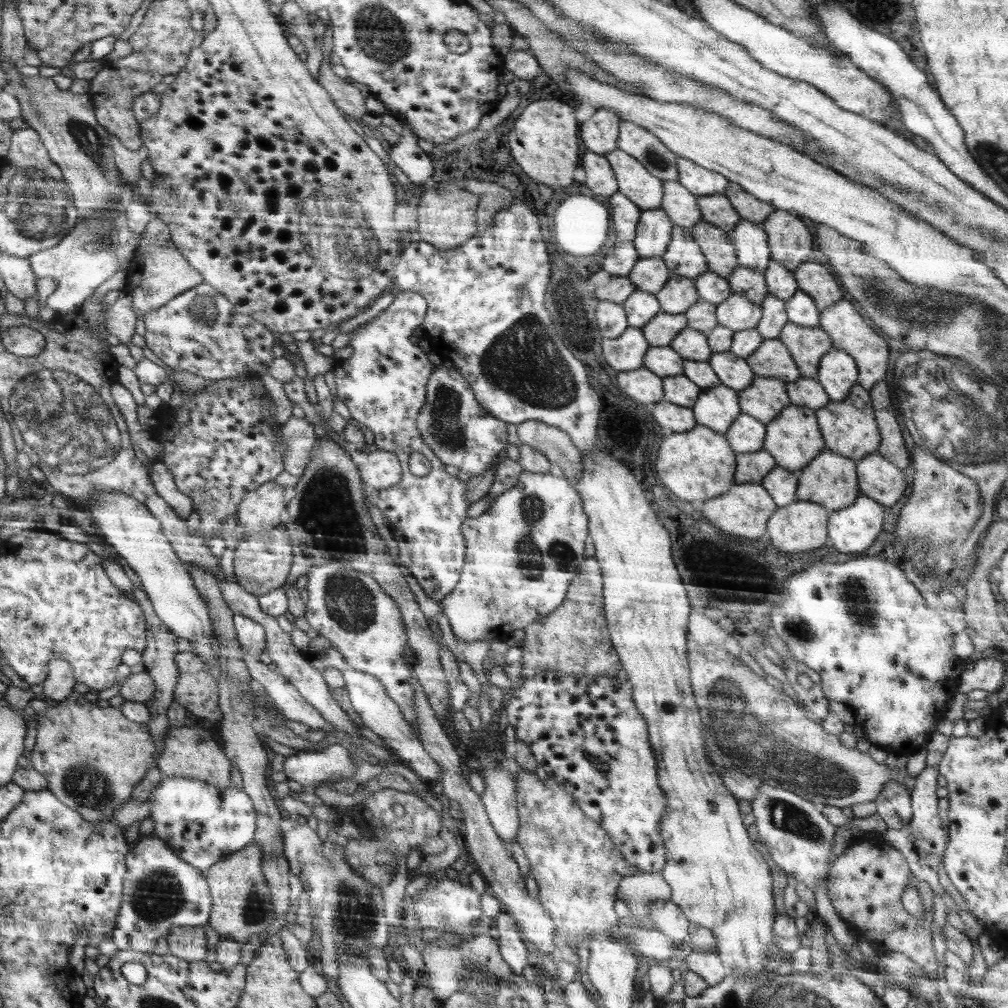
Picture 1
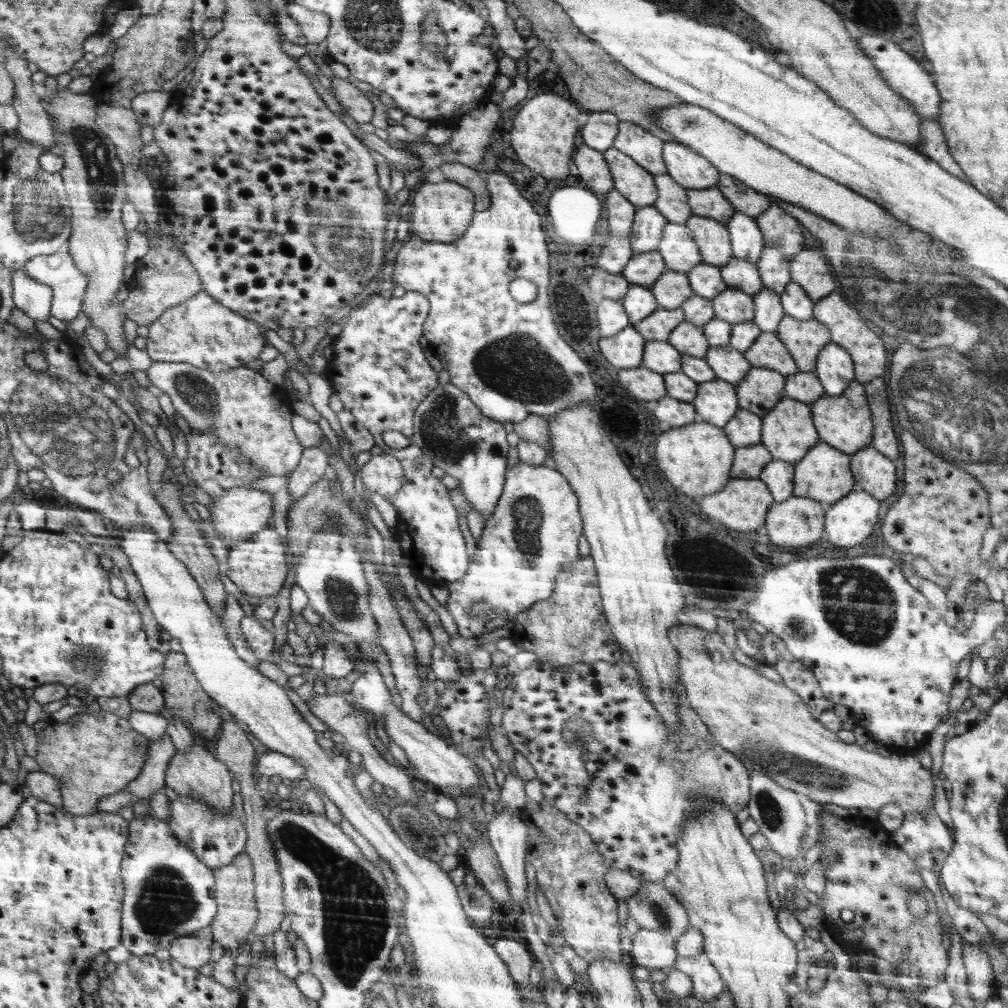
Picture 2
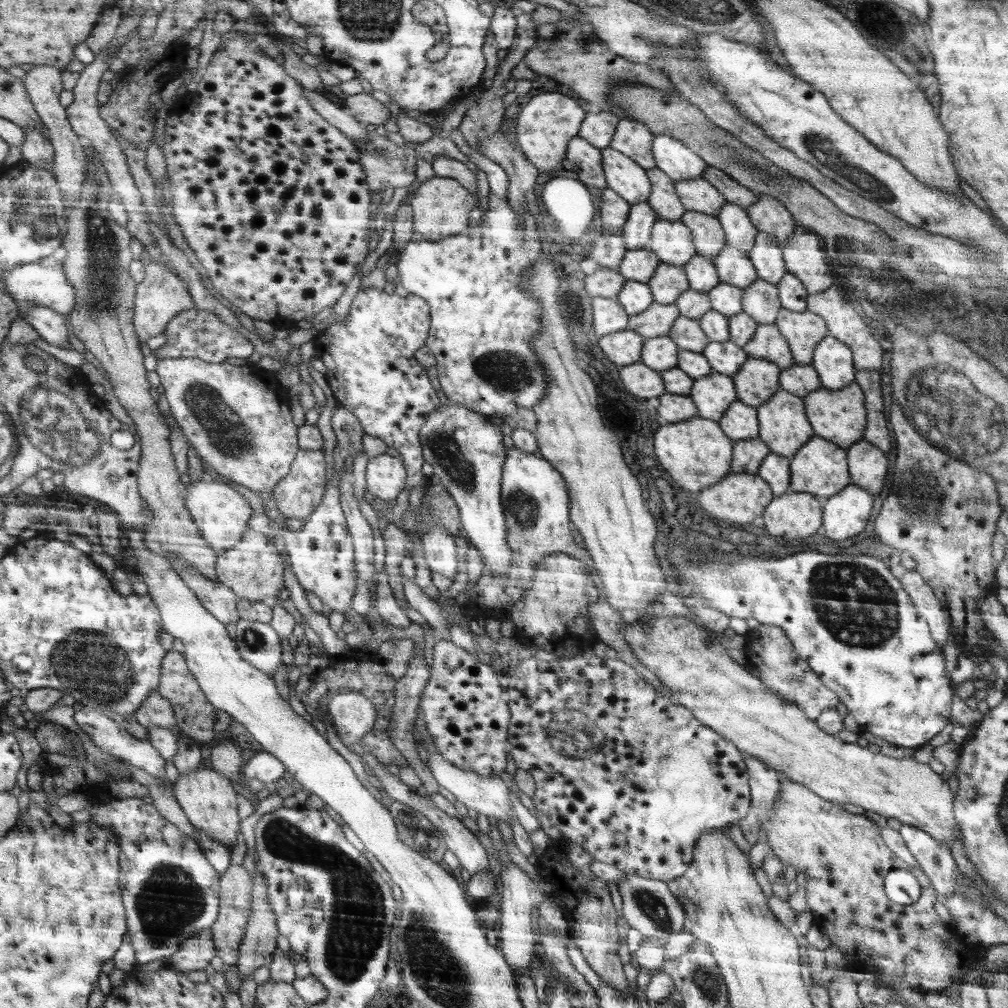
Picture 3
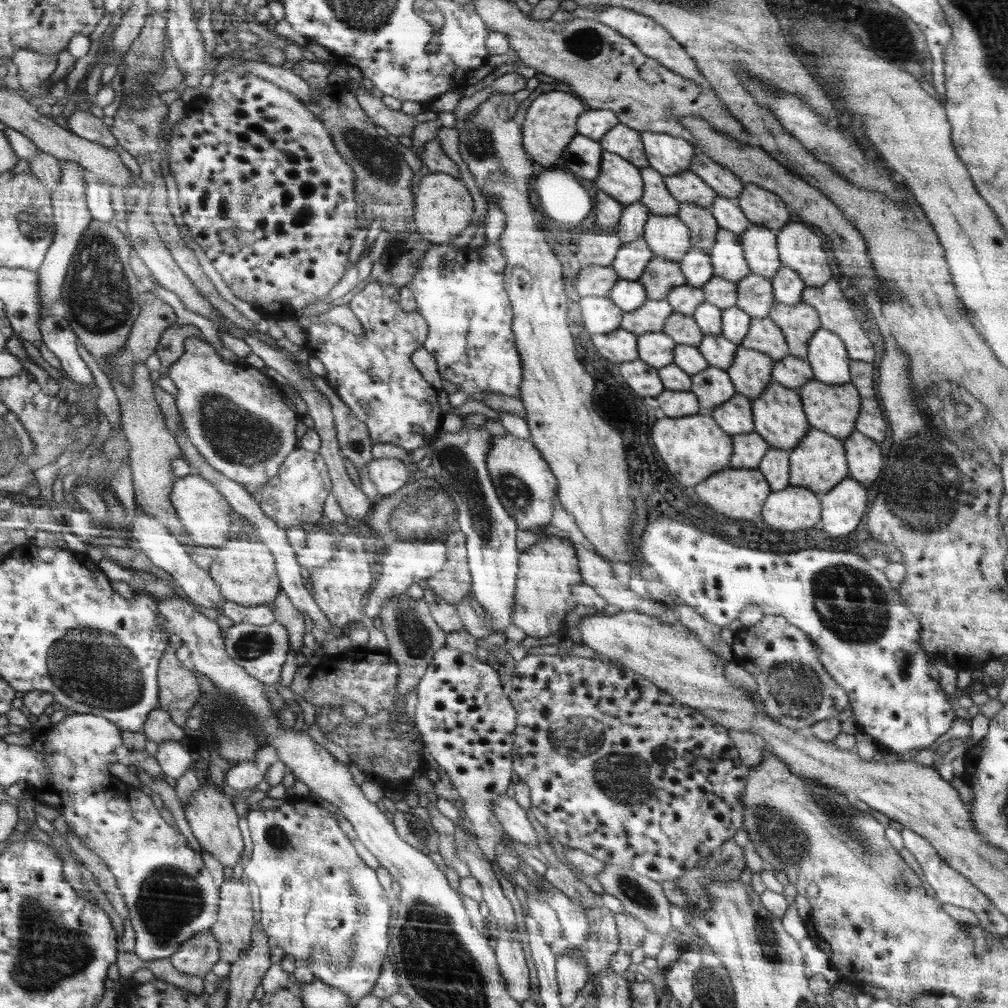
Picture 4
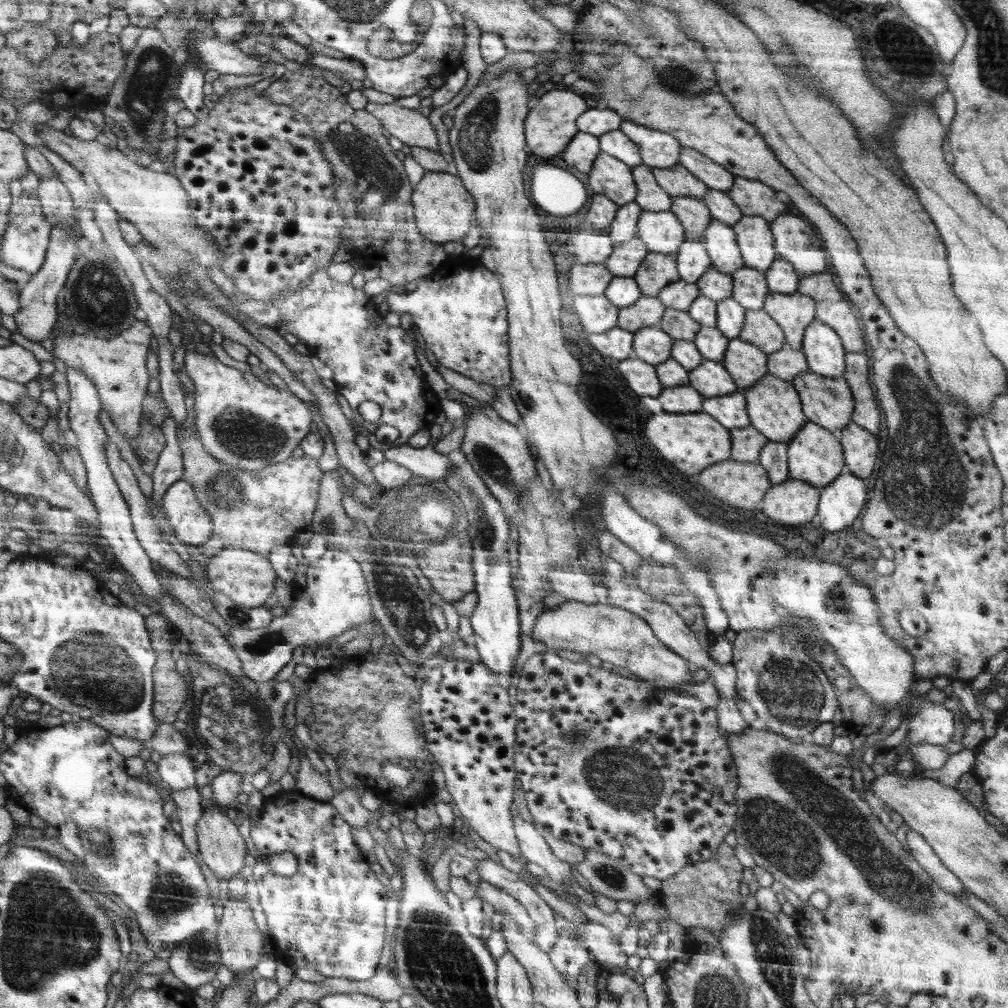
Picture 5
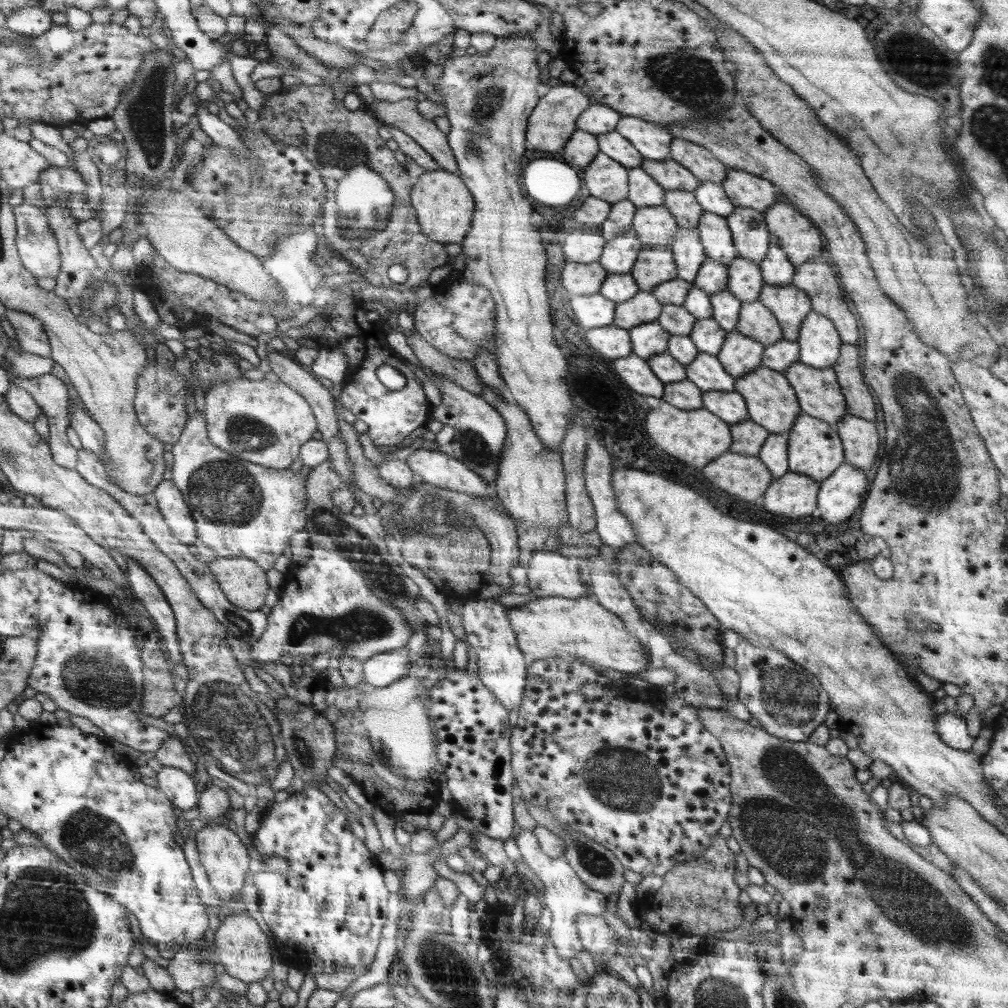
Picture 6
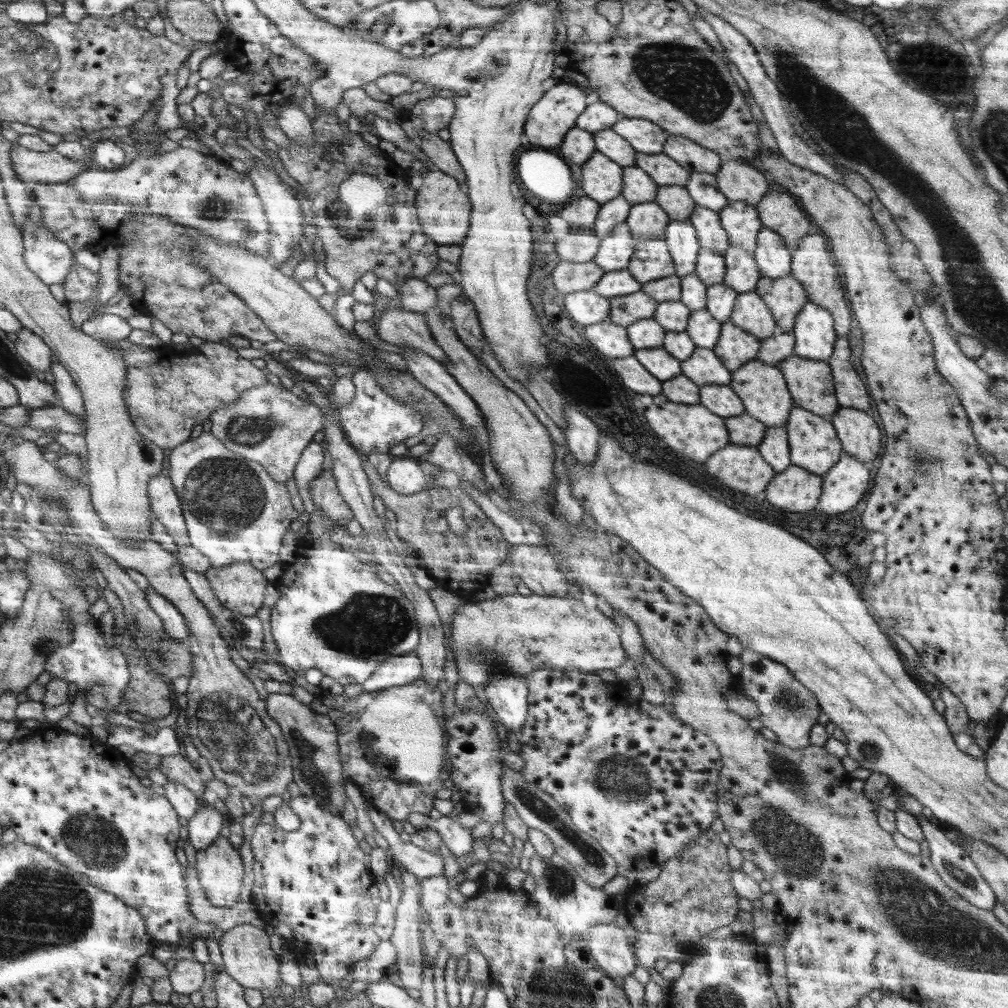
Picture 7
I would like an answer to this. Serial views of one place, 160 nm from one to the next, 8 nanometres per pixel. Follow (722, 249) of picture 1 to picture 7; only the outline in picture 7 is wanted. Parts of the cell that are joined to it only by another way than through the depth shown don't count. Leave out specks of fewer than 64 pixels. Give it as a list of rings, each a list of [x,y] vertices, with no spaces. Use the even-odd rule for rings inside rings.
[[[664,185],[657,190],[654,202],[661,205],[670,218],[686,222],[695,209],[695,202],[689,196],[688,190],[683,186]]]

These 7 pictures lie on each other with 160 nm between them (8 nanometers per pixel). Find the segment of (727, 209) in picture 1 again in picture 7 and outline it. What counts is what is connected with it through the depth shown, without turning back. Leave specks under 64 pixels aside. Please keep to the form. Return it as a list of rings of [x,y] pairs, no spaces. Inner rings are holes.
[[[637,152],[635,165],[644,170],[659,187],[674,184],[685,187],[692,173],[663,152],[660,154]]]

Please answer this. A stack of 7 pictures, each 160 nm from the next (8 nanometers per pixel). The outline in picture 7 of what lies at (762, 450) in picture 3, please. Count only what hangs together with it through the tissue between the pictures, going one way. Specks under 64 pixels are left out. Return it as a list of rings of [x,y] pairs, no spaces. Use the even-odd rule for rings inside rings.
[[[744,412],[740,416],[725,418],[725,425],[732,444],[757,447],[765,435],[767,426]]]

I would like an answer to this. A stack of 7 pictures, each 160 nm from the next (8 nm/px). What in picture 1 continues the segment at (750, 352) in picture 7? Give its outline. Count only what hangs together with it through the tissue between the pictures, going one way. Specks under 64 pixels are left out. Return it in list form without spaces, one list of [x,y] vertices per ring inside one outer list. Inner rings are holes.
[[[756,375],[750,386],[741,390],[741,410],[767,426],[791,403],[788,384],[778,378]]]

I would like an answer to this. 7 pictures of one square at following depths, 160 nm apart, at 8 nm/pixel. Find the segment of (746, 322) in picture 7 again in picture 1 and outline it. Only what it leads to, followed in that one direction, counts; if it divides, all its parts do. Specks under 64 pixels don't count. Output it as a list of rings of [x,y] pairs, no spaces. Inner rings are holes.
[[[764,338],[745,361],[755,376],[778,378],[786,384],[802,378],[792,355],[779,338]]]

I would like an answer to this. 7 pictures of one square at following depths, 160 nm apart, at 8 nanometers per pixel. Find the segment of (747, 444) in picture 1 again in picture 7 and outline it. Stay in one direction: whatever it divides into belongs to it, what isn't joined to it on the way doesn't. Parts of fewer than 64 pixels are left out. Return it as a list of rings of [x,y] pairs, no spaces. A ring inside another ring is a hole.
[[[707,385],[699,388],[699,394],[700,404],[718,416],[728,418],[745,412],[744,401],[729,386]]]

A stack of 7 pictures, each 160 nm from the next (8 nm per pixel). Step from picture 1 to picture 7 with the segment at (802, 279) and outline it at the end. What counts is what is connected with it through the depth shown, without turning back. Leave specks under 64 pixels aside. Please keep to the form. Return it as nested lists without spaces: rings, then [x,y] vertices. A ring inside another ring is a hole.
[[[778,191],[770,192],[755,208],[766,228],[774,229],[785,238],[785,244],[790,252],[796,251],[810,232],[810,220],[804,216],[798,202]]]

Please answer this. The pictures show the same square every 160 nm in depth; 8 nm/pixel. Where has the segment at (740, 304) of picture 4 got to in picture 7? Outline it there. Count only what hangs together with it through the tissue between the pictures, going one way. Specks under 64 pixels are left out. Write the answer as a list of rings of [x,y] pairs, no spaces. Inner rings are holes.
[[[733,245],[723,254],[725,260],[725,276],[723,283],[736,292],[754,291],[761,281],[760,266],[753,254]]]

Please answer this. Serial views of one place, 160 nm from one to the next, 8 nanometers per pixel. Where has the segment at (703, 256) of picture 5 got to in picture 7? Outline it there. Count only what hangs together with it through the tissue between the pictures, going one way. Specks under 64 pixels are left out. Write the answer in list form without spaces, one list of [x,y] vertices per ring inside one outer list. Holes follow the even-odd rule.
[[[672,218],[665,228],[664,241],[669,246],[669,253],[673,256],[677,276],[682,278],[695,273],[698,251],[700,251],[697,232],[694,225],[676,221]]]

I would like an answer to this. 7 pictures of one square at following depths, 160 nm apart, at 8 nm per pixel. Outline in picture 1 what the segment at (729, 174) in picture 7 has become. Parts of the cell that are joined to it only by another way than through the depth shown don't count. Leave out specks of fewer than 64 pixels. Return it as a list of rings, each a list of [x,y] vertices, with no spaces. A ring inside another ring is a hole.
[[[775,209],[763,222],[772,258],[786,269],[796,271],[812,254],[812,236],[804,222],[784,209]]]

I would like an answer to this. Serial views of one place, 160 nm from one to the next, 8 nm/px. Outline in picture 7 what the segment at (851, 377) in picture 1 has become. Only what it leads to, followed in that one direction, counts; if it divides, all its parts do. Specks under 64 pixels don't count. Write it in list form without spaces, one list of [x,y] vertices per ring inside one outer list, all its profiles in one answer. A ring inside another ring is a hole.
[[[809,301],[802,308],[793,326],[793,335],[796,337],[796,346],[793,354],[810,360],[828,360],[836,350],[837,333],[833,327],[833,316],[828,309]]]

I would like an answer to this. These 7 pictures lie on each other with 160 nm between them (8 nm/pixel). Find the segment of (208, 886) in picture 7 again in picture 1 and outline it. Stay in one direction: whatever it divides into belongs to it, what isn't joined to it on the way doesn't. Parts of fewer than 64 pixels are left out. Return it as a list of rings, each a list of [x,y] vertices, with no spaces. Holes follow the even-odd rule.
[[[199,725],[168,728],[168,734],[164,738],[164,750],[157,760],[157,768],[166,777],[194,778],[194,780],[205,781],[206,784],[212,784],[222,790],[230,788],[232,762],[222,752],[222,748],[216,744],[216,740]]]

